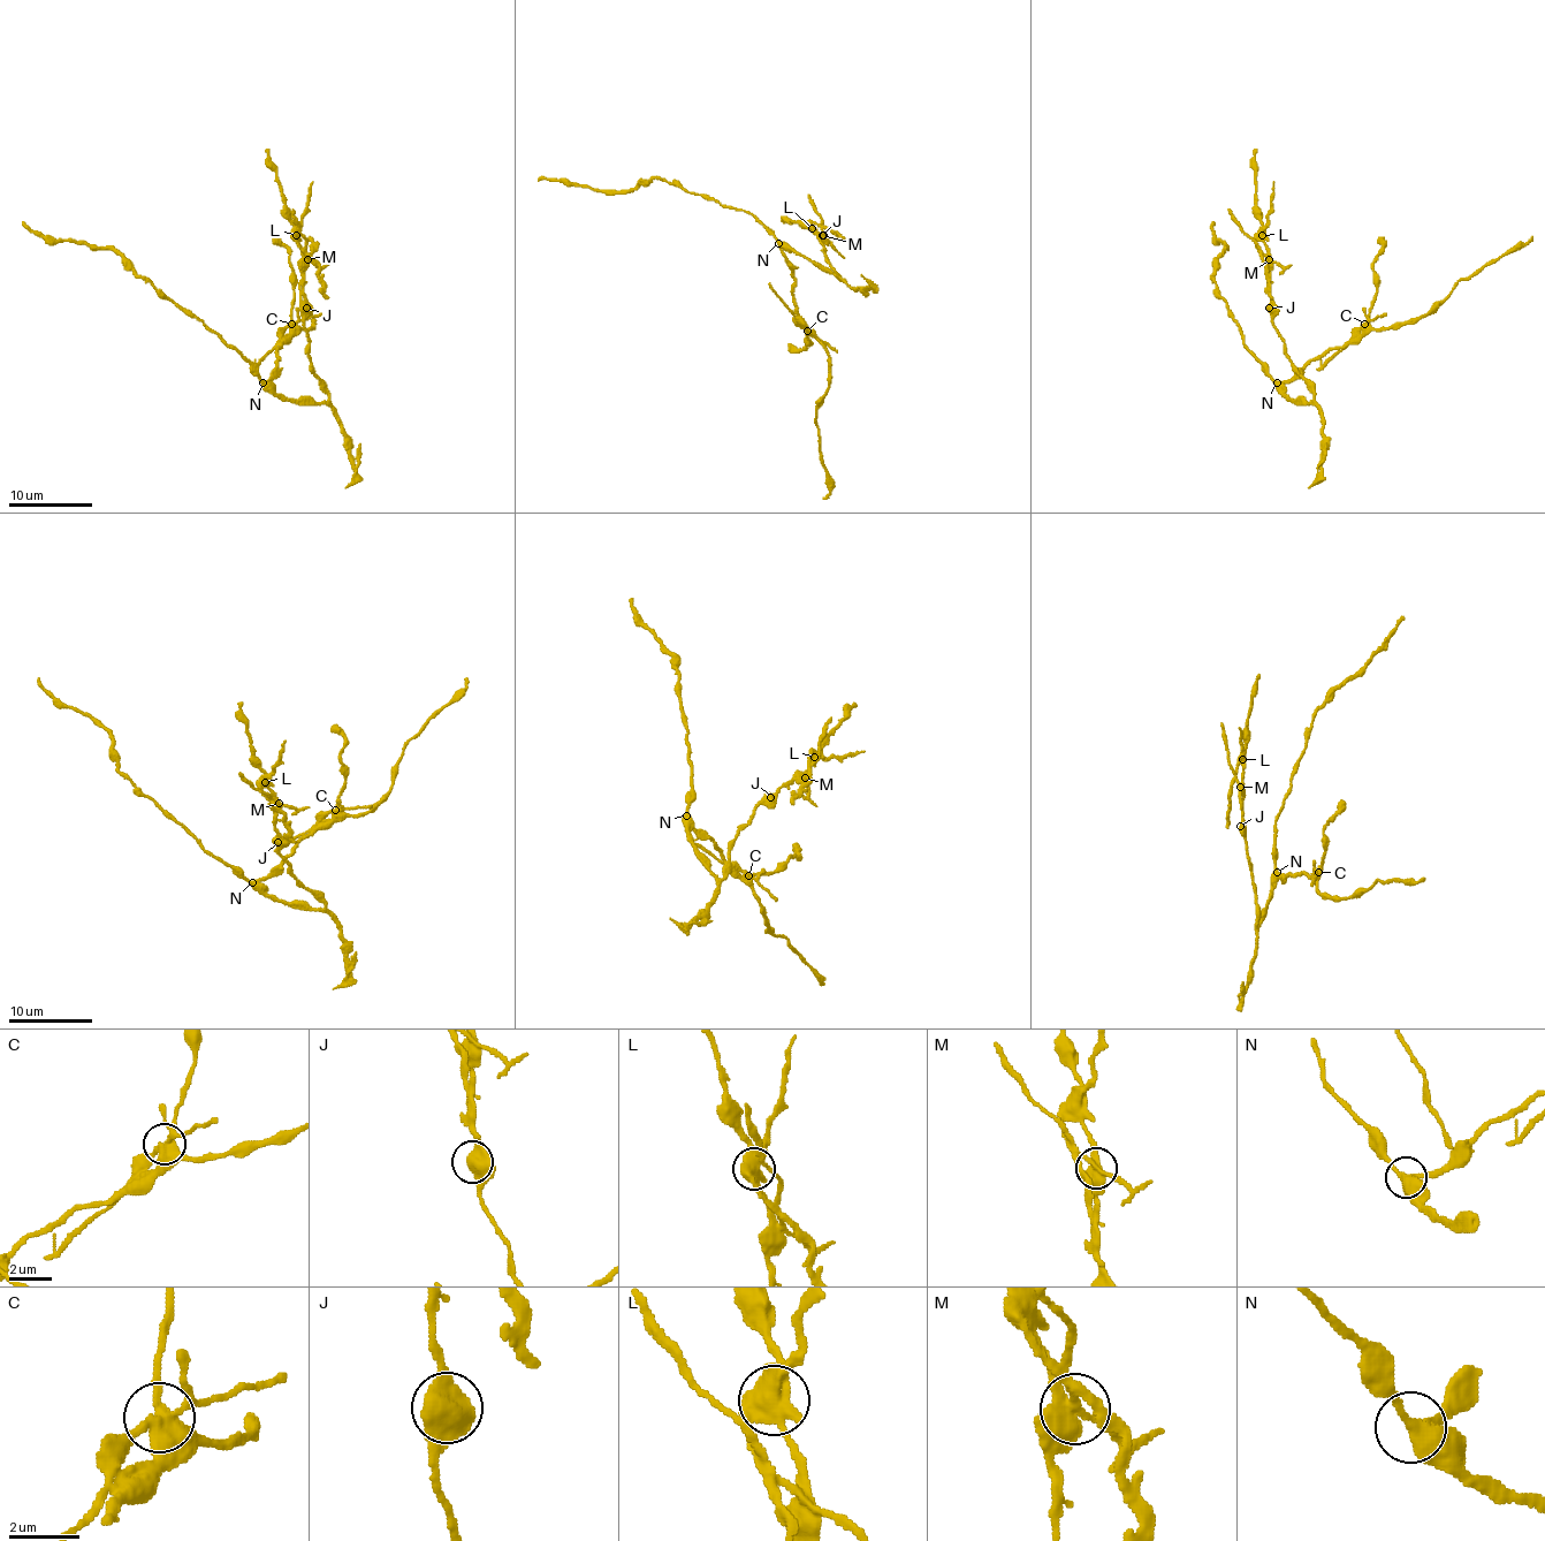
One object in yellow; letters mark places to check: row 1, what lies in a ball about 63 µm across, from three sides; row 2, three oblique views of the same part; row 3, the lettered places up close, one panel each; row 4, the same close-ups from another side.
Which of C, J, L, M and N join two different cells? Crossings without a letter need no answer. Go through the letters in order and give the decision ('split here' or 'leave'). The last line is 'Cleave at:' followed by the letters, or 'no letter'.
C: split here
J: leave
L: split here
M: split here
N: leave
Cleave at: C, L, M

